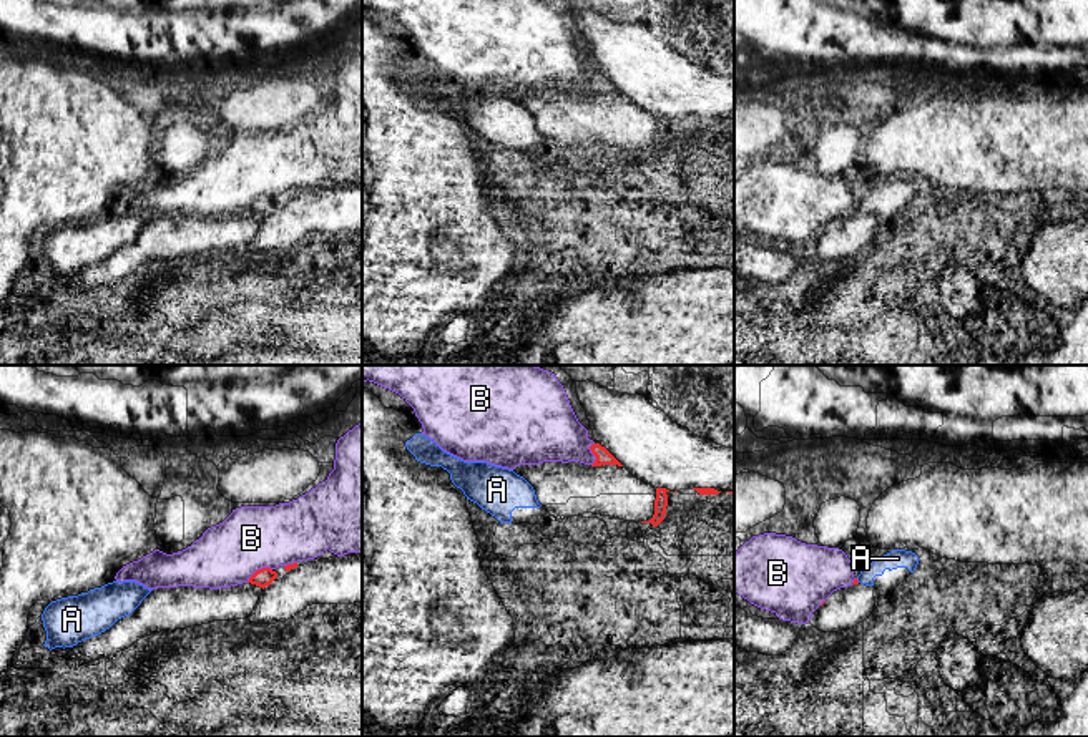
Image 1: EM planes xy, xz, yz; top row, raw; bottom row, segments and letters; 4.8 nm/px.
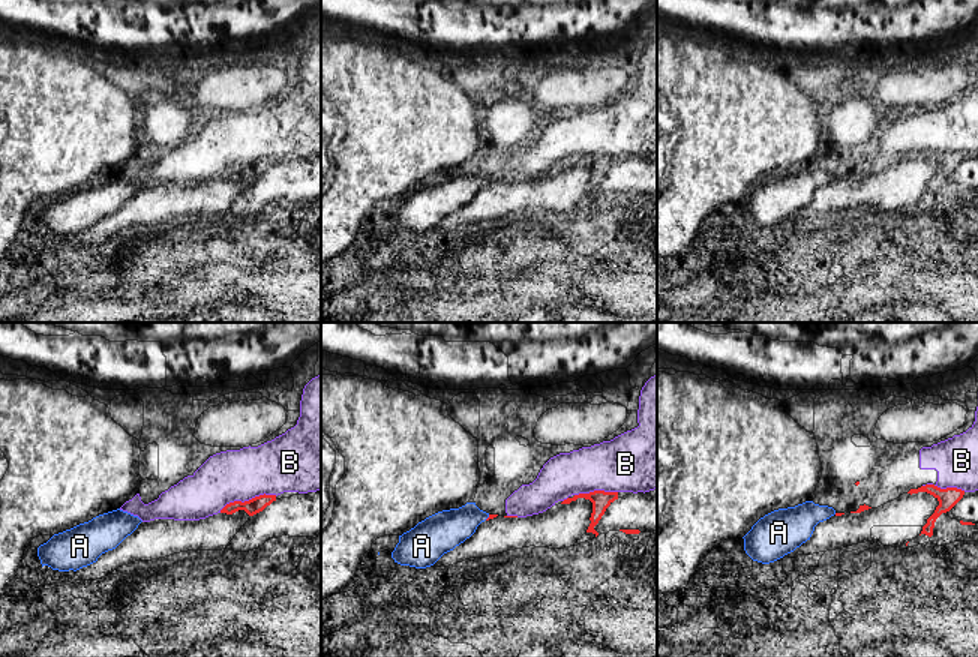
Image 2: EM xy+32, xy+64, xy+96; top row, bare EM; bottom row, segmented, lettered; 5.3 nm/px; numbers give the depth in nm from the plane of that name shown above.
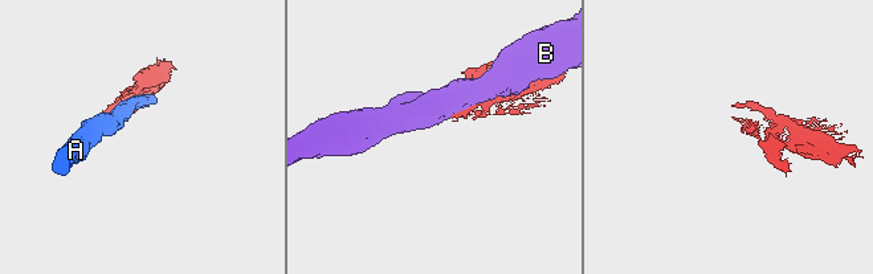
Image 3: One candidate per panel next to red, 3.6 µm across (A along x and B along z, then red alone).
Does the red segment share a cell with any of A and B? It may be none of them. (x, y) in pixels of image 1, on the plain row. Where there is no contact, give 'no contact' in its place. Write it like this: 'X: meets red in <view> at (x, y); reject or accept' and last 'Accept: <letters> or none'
A: meets red in yz at (856, 208); reject
B: meets red in xy at (258, 198); reject
Accept: none

